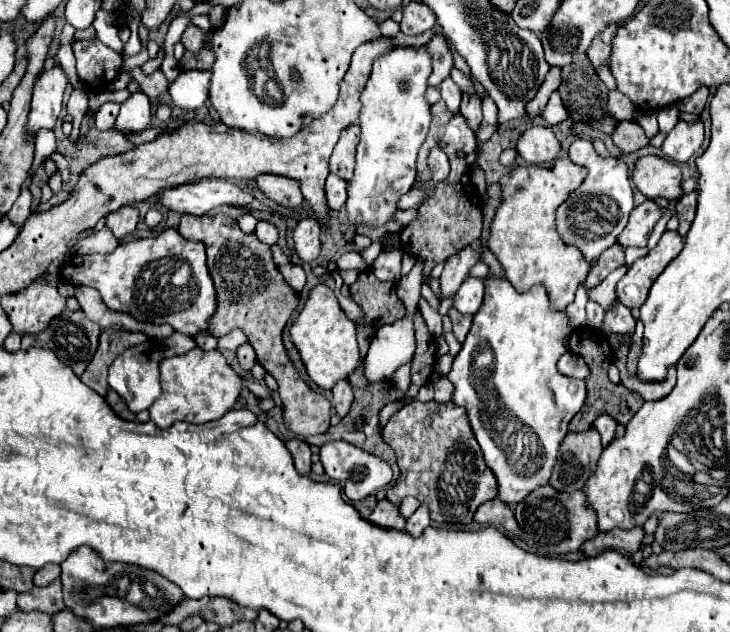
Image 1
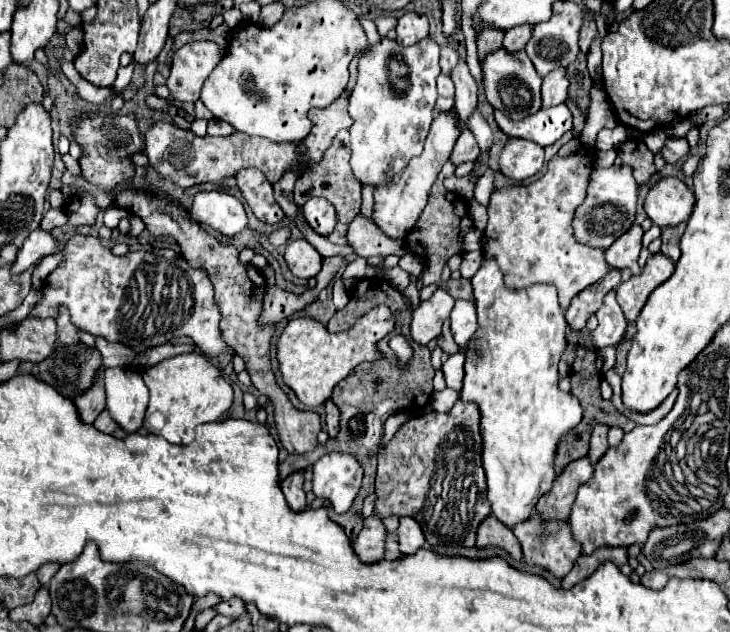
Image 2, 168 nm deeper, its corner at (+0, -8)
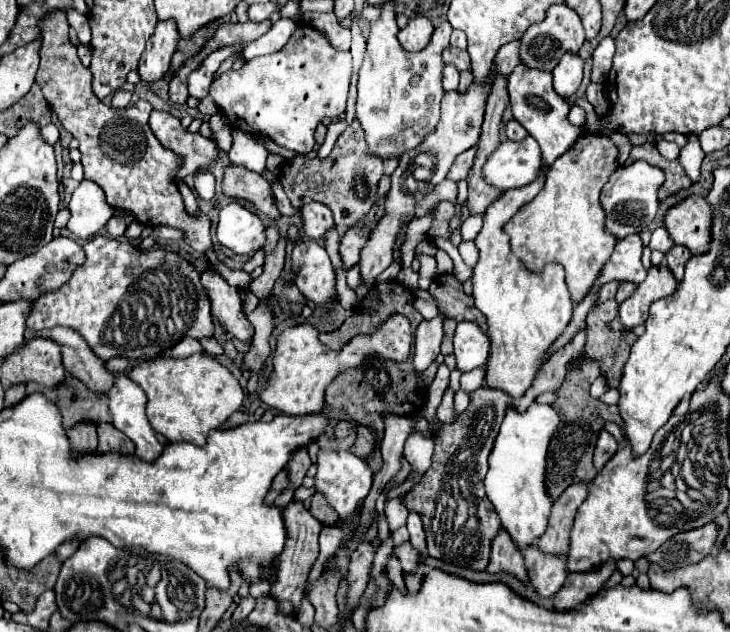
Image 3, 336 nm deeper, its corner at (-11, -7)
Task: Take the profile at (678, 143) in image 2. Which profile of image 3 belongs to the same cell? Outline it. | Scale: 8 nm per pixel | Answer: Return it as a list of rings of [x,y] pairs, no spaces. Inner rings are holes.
[[[659,141],[657,143],[657,151],[665,157],[665,159],[669,159],[669,161],[673,161],[673,159],[677,159],[679,157],[679,147],[675,145],[675,143],[669,143],[669,141]]]

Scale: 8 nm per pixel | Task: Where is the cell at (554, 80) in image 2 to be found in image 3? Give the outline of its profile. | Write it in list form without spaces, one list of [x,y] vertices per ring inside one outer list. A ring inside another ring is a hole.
[[[567,53],[563,55],[563,59],[557,63],[557,67],[551,73],[553,73],[555,91],[561,97],[569,99],[575,95],[583,79],[583,59],[577,53]]]

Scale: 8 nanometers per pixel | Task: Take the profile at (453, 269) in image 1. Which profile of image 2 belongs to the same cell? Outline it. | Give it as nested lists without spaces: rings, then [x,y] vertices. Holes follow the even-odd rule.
[[[438,288],[432,298],[424,300],[418,310],[414,310],[414,318],[412,318],[412,340],[416,340],[418,344],[430,344],[430,340],[440,336],[442,330],[442,322],[450,316],[452,312],[452,304],[454,298],[444,290]]]

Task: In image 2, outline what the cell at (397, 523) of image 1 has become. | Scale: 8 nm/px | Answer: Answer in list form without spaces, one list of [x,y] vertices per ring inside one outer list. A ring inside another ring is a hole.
[[[372,514],[370,518],[366,518],[364,528],[360,530],[360,534],[354,542],[354,548],[356,548],[356,554],[360,556],[360,560],[368,562],[368,564],[374,560],[382,560],[384,552],[386,552],[386,536],[388,536],[388,530],[380,516]]]

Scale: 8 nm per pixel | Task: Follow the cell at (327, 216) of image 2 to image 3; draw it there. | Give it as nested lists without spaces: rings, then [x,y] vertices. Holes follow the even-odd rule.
[[[323,203],[303,205],[301,207],[301,219],[303,219],[305,233],[315,241],[319,241],[325,235],[325,231],[335,225],[333,217],[331,217],[331,211]]]

